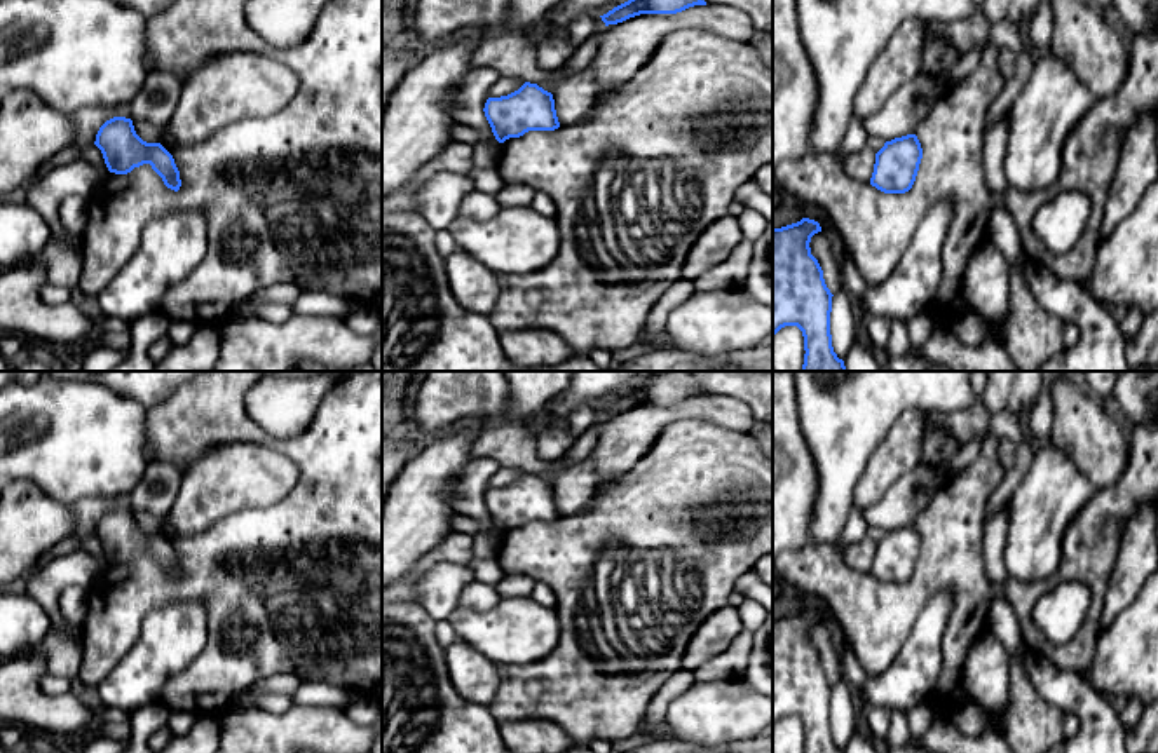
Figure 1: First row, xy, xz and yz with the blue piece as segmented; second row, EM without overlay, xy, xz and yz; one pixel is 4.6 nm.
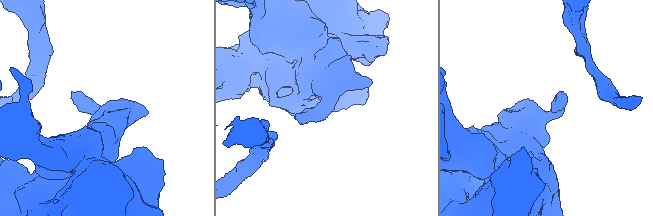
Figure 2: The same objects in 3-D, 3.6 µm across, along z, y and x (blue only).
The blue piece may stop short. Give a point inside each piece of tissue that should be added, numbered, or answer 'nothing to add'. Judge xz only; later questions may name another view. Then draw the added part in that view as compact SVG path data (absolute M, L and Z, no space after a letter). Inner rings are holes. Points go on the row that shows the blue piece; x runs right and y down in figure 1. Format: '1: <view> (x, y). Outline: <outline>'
nothing to add

